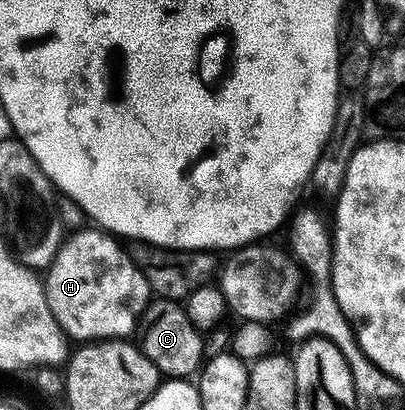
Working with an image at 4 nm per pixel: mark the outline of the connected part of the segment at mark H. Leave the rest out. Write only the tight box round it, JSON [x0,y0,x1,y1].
[45,227,151,343]

